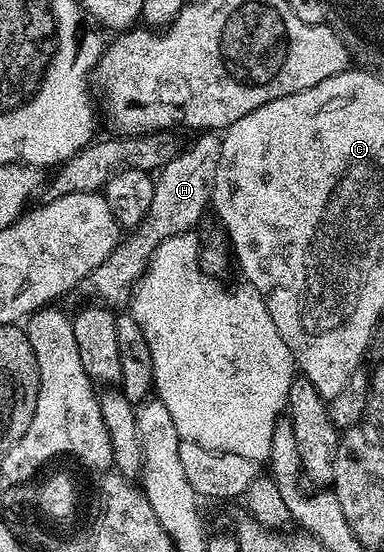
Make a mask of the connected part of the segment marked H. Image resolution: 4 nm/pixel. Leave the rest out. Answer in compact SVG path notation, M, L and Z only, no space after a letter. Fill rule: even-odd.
M205 130L193 145L182 150L171 162L161 167L156 173L153 193L151 194L151 210L143 218L137 228L128 233L129 236L120 241L113 253L83 281L83 289L89 296L97 295L102 305L114 310L130 303L133 290L141 281L147 270L159 242L167 242L175 234L183 234L196 229L205 208L210 207L215 186L215 170L219 170L219 154L221 153L221 136L216 131Z

